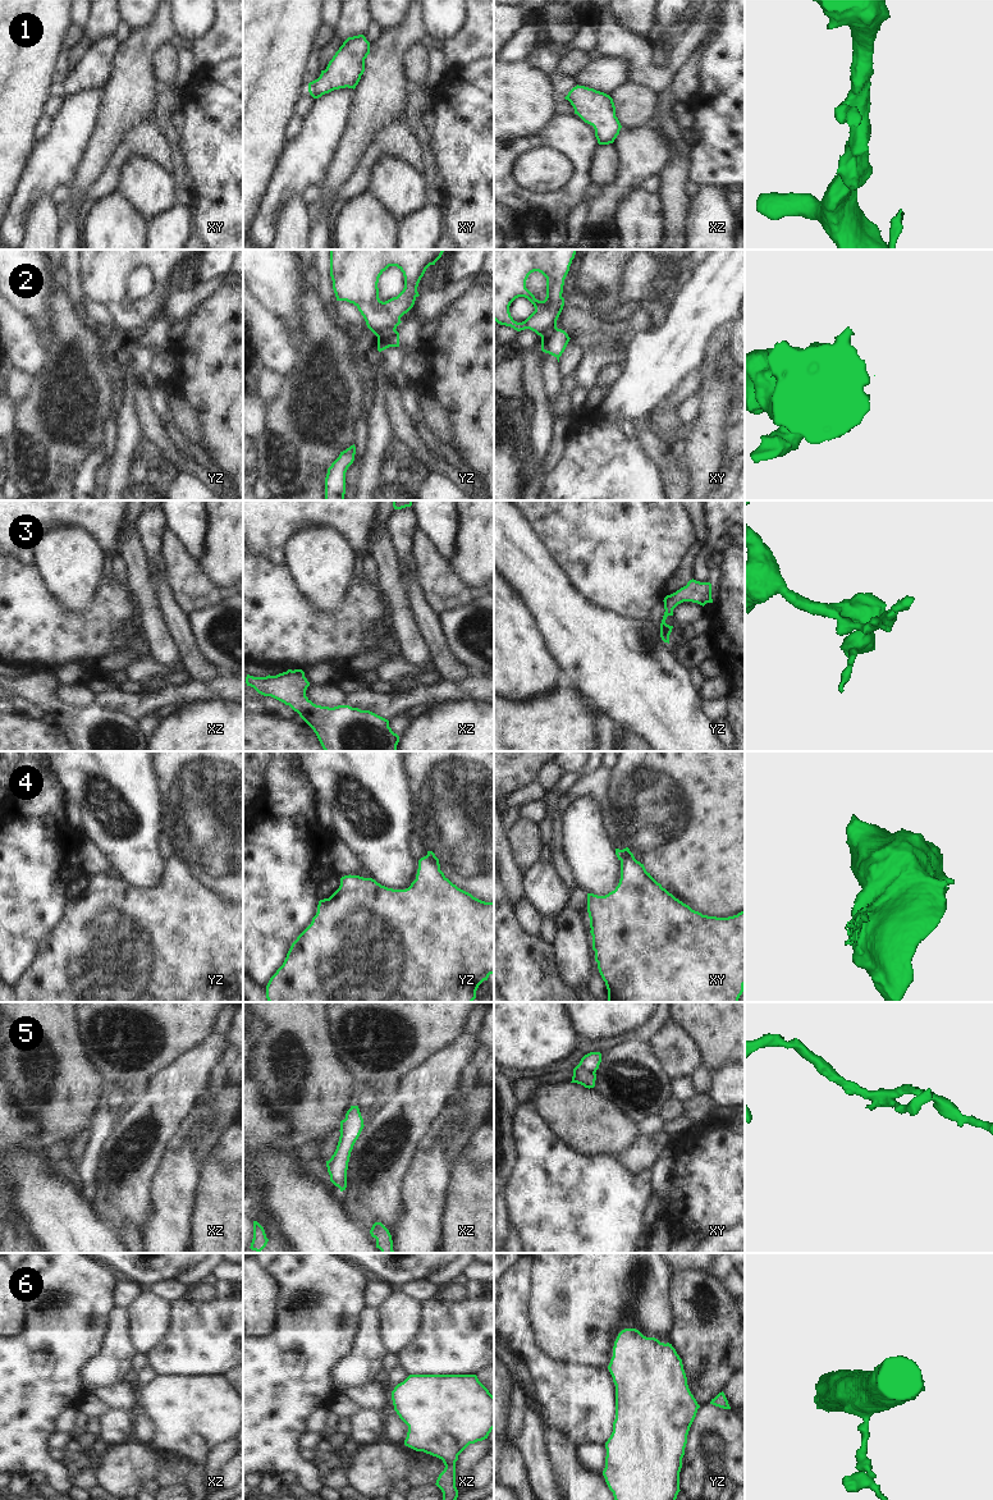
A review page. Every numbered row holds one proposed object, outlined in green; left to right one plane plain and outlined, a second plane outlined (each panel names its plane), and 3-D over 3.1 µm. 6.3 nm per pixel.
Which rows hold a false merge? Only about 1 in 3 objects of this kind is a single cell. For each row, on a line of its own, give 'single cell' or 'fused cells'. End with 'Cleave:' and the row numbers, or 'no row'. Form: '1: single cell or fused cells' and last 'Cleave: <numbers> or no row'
1: single cell
2: fused cells
3: single cell
4: fused cells
5: fused cells
6: single cell
Cleave: 2, 4, 5

